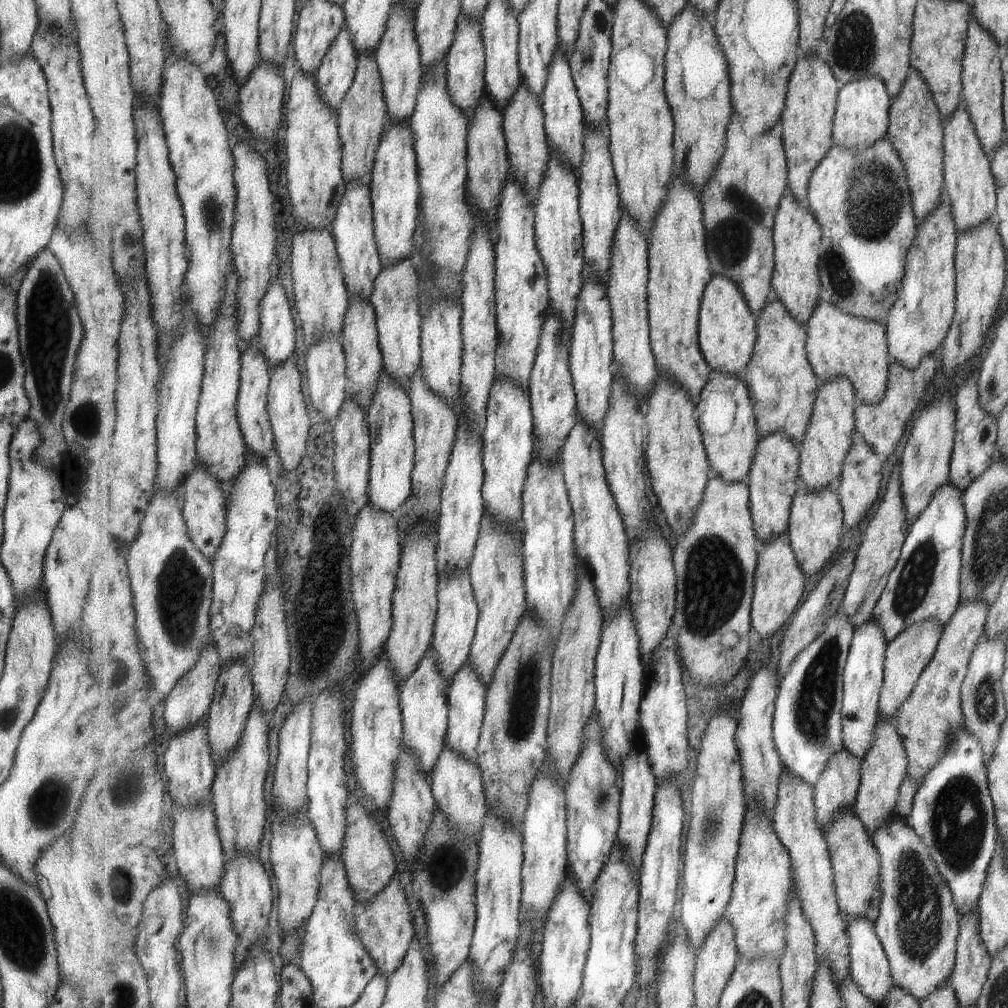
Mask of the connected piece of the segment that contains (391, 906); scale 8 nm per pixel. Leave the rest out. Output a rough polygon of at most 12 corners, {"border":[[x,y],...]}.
{"border":[[395,878],[356,902],[356,933],[389,980],[415,939]]}

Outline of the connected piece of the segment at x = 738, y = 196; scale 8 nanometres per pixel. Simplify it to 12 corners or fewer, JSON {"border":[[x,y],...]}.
{"border":[[733,114],[700,194],[713,272],[755,315],[773,294],[788,186],[779,121]]}

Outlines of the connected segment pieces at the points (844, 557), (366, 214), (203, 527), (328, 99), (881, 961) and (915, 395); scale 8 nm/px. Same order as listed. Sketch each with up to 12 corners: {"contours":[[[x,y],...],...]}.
{"contours":[[[856,551],[825,569],[780,643],[778,680],[842,610]],[[347,183],[331,230],[351,297],[371,301],[382,260],[370,185]],[[199,466],[186,478],[191,540],[213,560],[227,534],[221,481]],[[345,24],[315,76],[338,114],[359,59]],[[850,919],[851,976],[887,1006],[890,959],[875,921]],[[891,362],[885,400],[859,402],[859,440],[889,458],[935,374]]]}

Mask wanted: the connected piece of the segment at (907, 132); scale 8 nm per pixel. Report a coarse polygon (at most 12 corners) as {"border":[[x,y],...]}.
{"border":[[913,70],[891,97],[912,212],[939,206],[941,126],[929,86]]}

